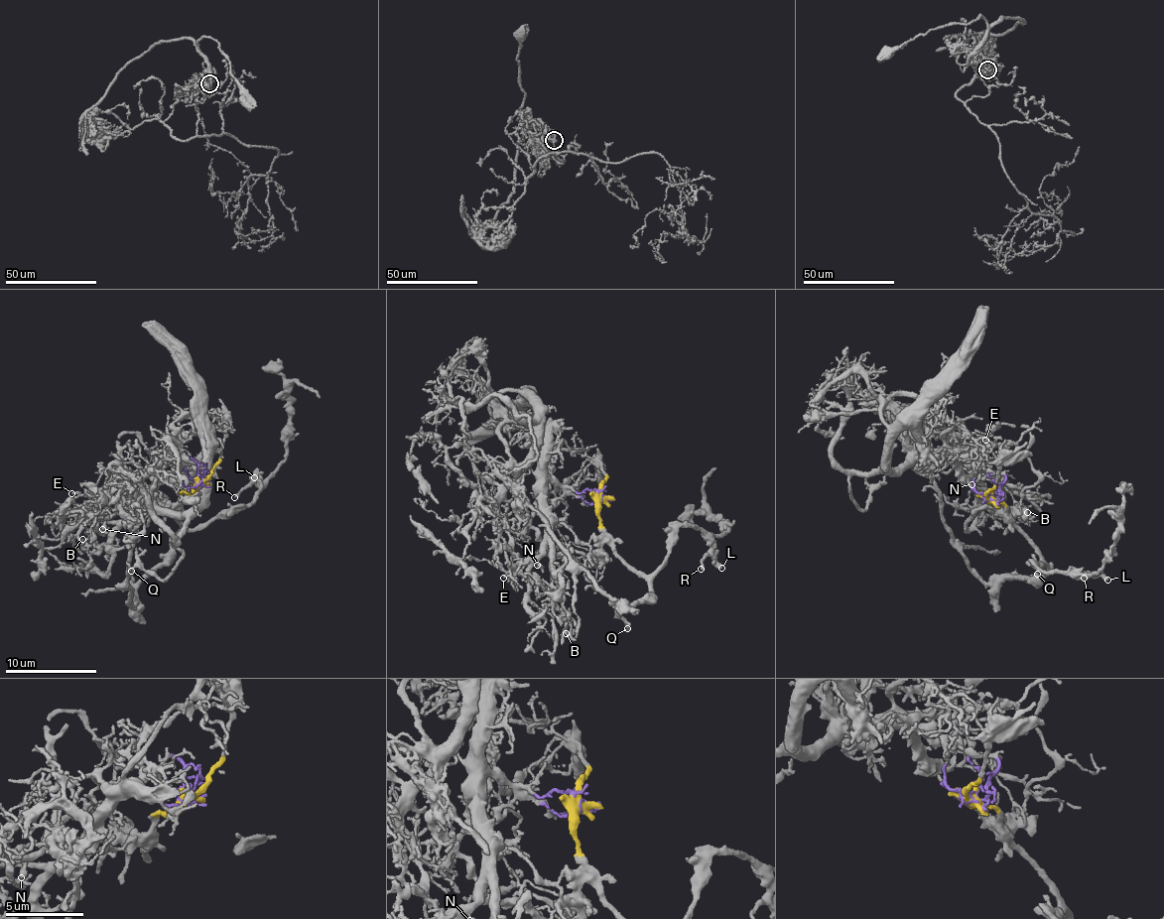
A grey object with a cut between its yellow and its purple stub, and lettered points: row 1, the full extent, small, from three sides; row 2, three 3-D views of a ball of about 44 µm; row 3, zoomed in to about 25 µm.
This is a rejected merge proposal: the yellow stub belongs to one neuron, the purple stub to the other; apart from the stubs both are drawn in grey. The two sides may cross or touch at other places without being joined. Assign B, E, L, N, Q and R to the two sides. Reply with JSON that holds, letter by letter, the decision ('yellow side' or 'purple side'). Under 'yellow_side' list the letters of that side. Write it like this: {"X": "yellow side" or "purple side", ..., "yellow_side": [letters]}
{"B": "purple side", "E": "purple side", "L": "yellow side", "N": "purple side", "Q": "yellow side", "R": "yellow side", "yellow_side": ["L", "Q", "R"]}

